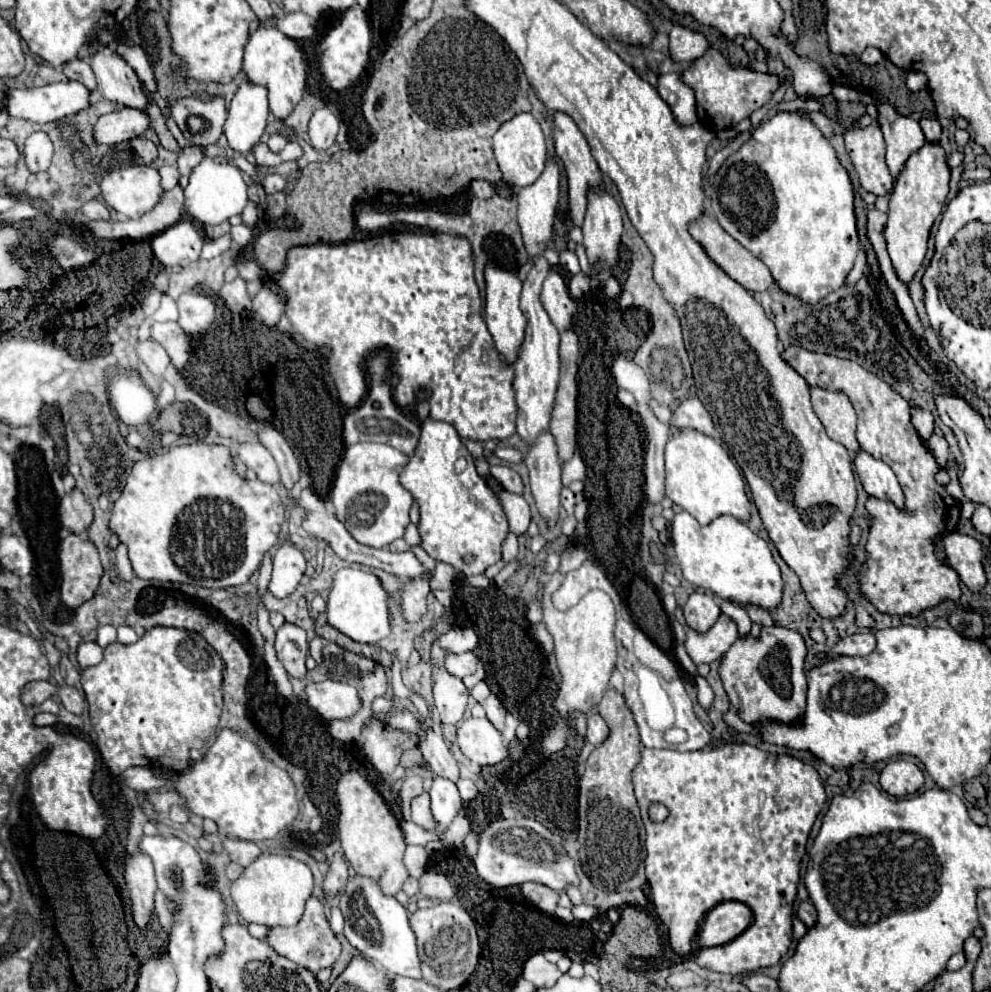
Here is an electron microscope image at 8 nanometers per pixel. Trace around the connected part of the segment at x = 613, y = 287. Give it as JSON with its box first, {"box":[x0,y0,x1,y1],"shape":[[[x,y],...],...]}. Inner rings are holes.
{"box":[602,277,622,299],"shape":[[[610,277],[610,279],[606,279],[606,281],[604,281],[602,291],[604,291],[604,295],[606,295],[608,299],[616,299],[616,297],[620,295],[622,287],[620,287],[620,283],[618,283],[614,277]]]}

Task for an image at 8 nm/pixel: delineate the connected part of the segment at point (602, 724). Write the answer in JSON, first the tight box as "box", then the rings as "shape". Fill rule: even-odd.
{"box":[588,713,610,745],"shape":[[[598,713],[588,715],[588,741],[594,745],[600,745],[608,739],[608,735],[610,735],[610,729],[606,721]]]}

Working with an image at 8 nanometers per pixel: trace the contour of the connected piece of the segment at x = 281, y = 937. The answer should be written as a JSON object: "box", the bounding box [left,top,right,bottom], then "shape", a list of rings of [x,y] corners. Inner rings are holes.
{"box":[266,897,342,973],"shape":[[[310,897],[306,901],[304,915],[294,927],[274,927],[274,929],[270,929],[270,935],[266,937],[266,941],[270,943],[270,947],[278,955],[284,955],[286,959],[290,959],[290,961],[314,971],[314,973],[324,969],[324,967],[330,967],[336,961],[336,957],[340,955],[340,951],[342,951],[340,941],[336,939],[336,935],[332,933],[332,929],[328,925],[322,903],[318,899],[314,899],[314,897]]]}

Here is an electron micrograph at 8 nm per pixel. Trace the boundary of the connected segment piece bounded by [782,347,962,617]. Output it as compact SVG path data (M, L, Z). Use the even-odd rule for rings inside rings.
M790 347L782 359L800 373L810 387L842 391L858 415L858 443L872 457L882 459L898 473L906 507L896 509L894 503L868 497L870 535L866 541L866 561L860 567L860 593L886 615L920 615L924 609L936 607L940 601L960 601L960 577L944 565L936 555L936 539L956 531L960 519L960 501L948 497L946 487L936 483L940 465L910 423L910 407L886 381L866 371L856 361L836 359L822 353L810 353L802 347Z

